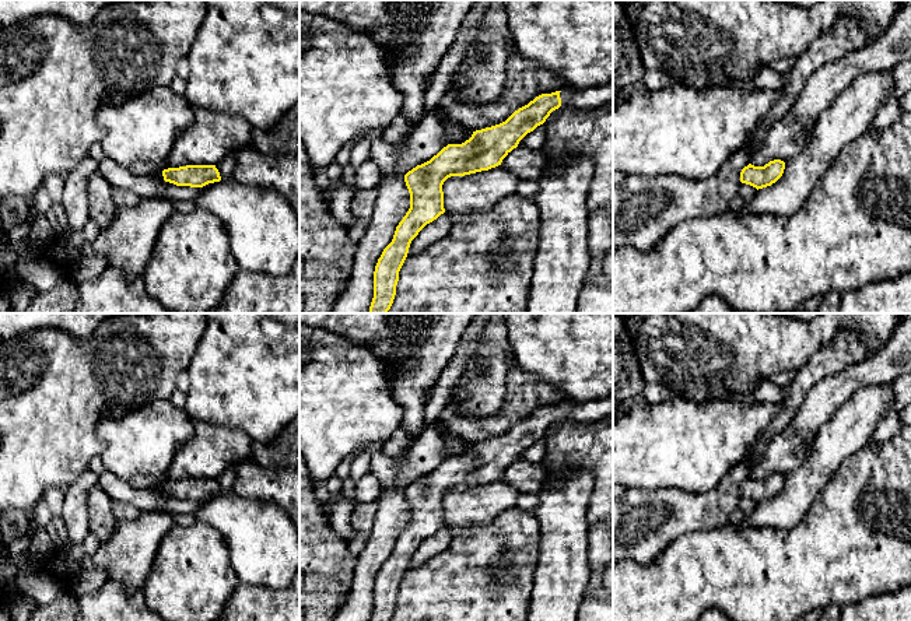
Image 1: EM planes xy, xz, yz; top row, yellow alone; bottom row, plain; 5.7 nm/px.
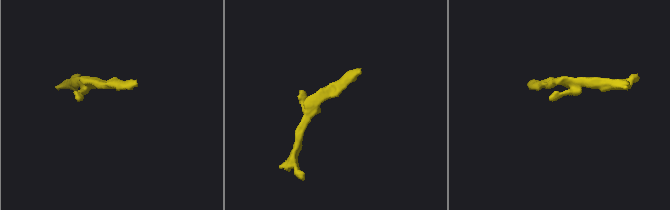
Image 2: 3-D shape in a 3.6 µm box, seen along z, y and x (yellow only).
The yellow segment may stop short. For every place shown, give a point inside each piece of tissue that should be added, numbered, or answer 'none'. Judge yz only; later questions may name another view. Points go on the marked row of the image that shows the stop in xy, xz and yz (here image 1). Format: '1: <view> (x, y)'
none

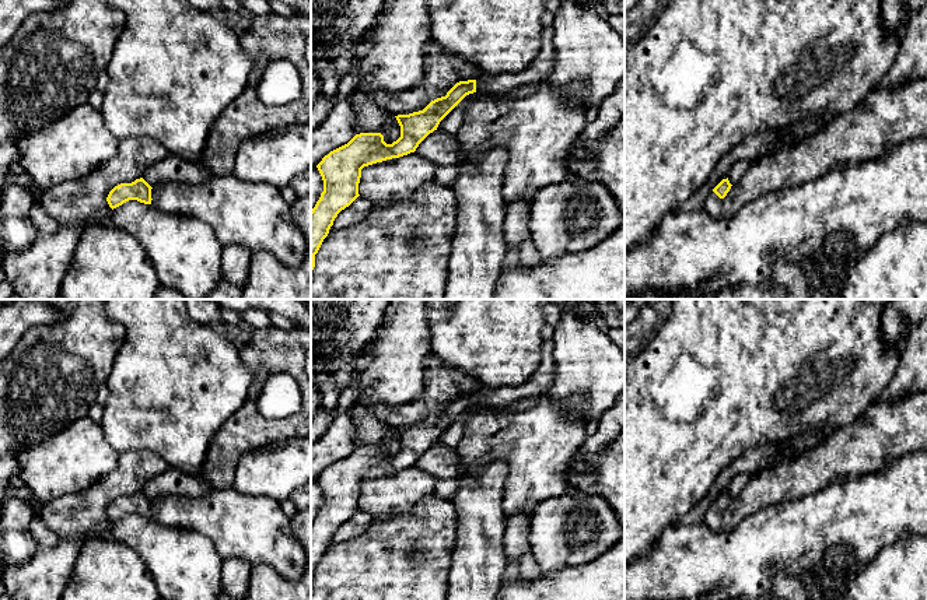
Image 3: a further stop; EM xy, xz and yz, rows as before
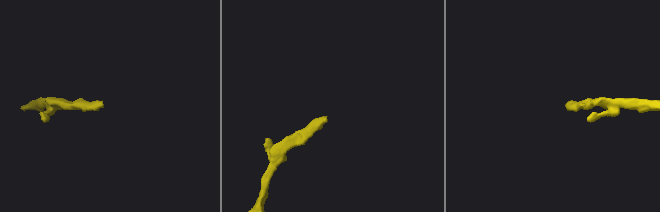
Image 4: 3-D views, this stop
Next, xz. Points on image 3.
1: xz (502, 84)

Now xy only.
none

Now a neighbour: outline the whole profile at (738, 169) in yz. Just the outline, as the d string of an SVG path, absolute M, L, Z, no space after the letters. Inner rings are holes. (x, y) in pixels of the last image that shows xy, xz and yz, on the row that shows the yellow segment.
M741 159L738 162L735 162L728 172L728 180L730 183L738 185L739 180L742 179L742 176L746 173L746 171L749 169L751 162L748 159Z

